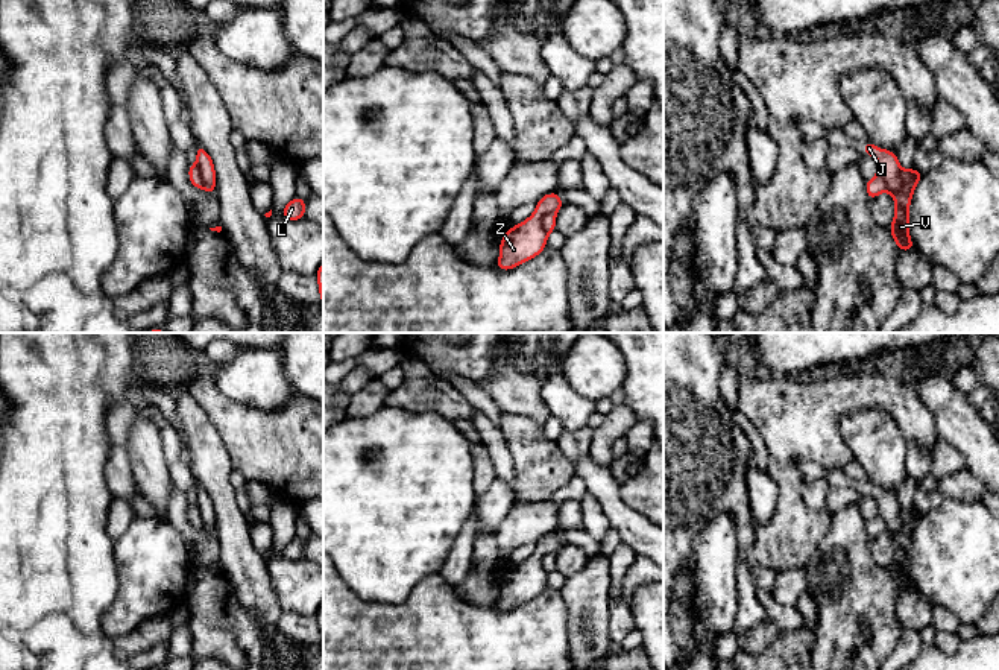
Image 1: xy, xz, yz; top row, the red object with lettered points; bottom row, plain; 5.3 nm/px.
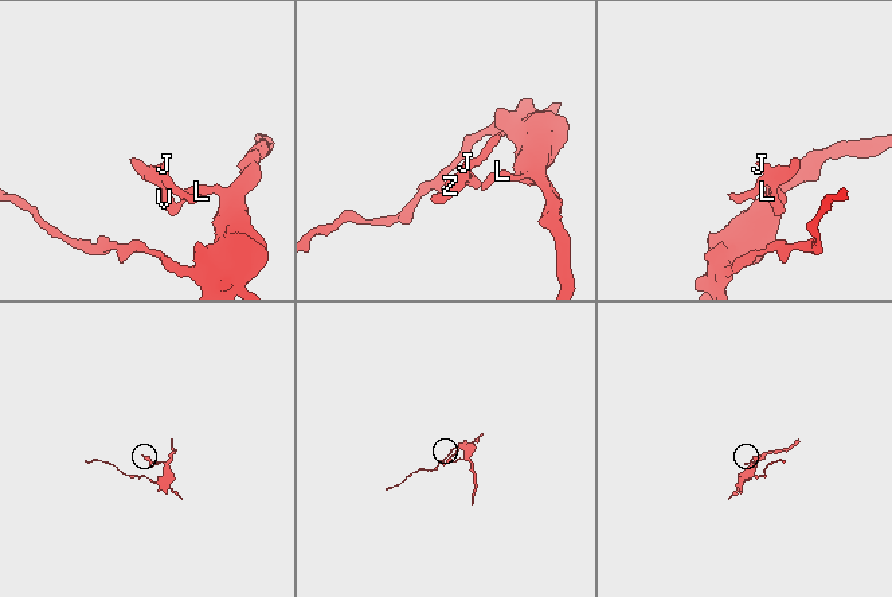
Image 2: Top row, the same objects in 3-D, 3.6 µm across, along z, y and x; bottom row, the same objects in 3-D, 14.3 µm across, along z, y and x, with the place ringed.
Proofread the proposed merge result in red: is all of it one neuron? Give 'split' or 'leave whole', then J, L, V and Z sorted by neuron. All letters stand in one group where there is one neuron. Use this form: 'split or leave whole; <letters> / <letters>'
split; J L V / Z

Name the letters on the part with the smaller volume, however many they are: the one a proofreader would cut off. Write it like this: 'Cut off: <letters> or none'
Cut off: Z

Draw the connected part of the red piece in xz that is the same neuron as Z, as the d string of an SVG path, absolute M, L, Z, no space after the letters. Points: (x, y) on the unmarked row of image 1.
M559 533L542 536L534 553L524 562L513 565L500 582L500 599L495 606L500 611L510 611L534 597L547 588L547 577L542 567L545 555L556 555L563 547Z

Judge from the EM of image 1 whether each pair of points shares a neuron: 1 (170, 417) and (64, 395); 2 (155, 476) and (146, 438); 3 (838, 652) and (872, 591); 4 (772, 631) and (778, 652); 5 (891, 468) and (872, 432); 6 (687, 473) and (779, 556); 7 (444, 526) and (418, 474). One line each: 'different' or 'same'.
1: different
2: same
3: same
4: different
5: same
6: different
7: same

